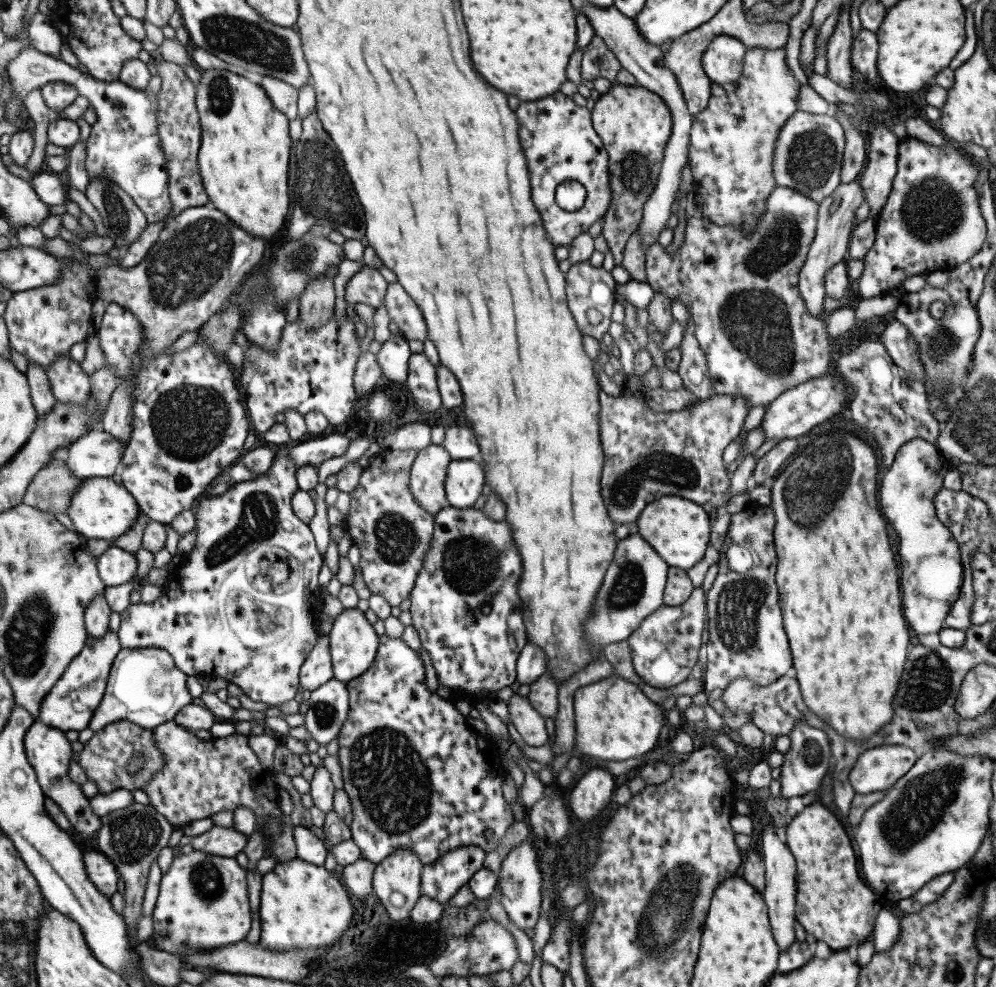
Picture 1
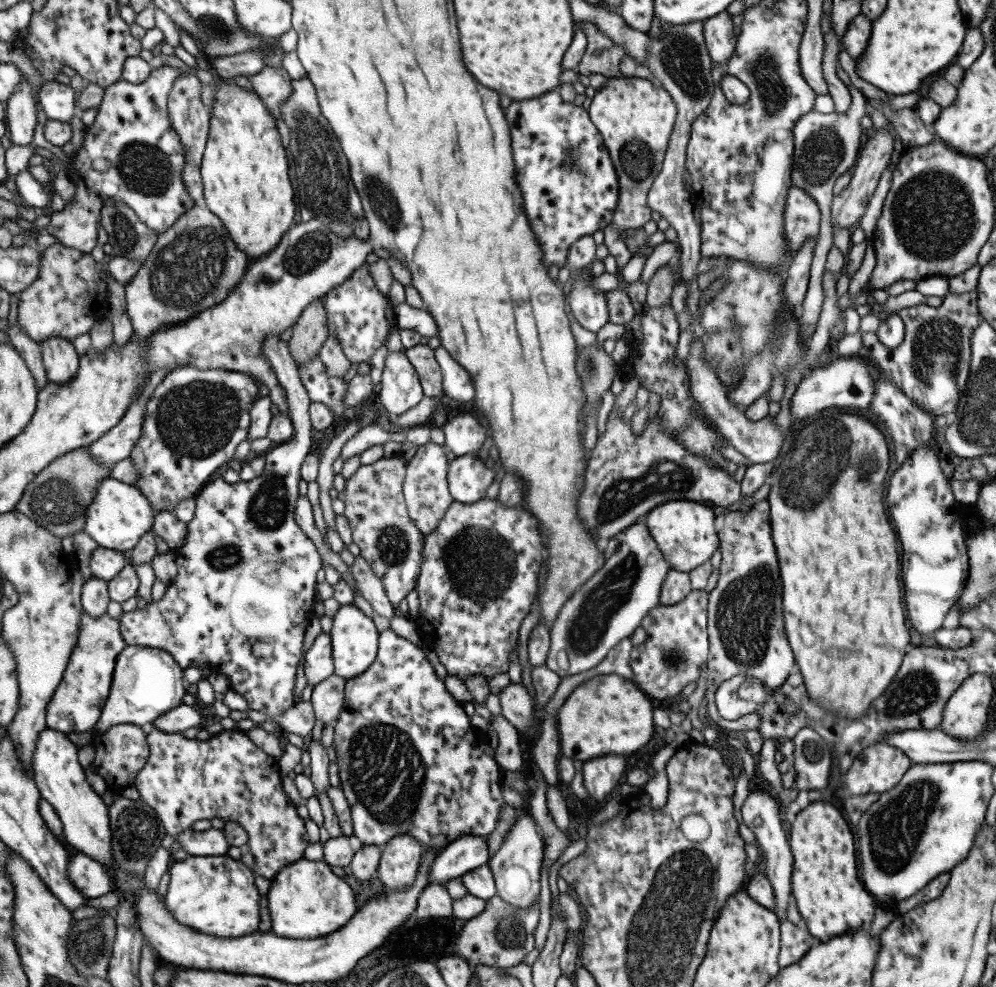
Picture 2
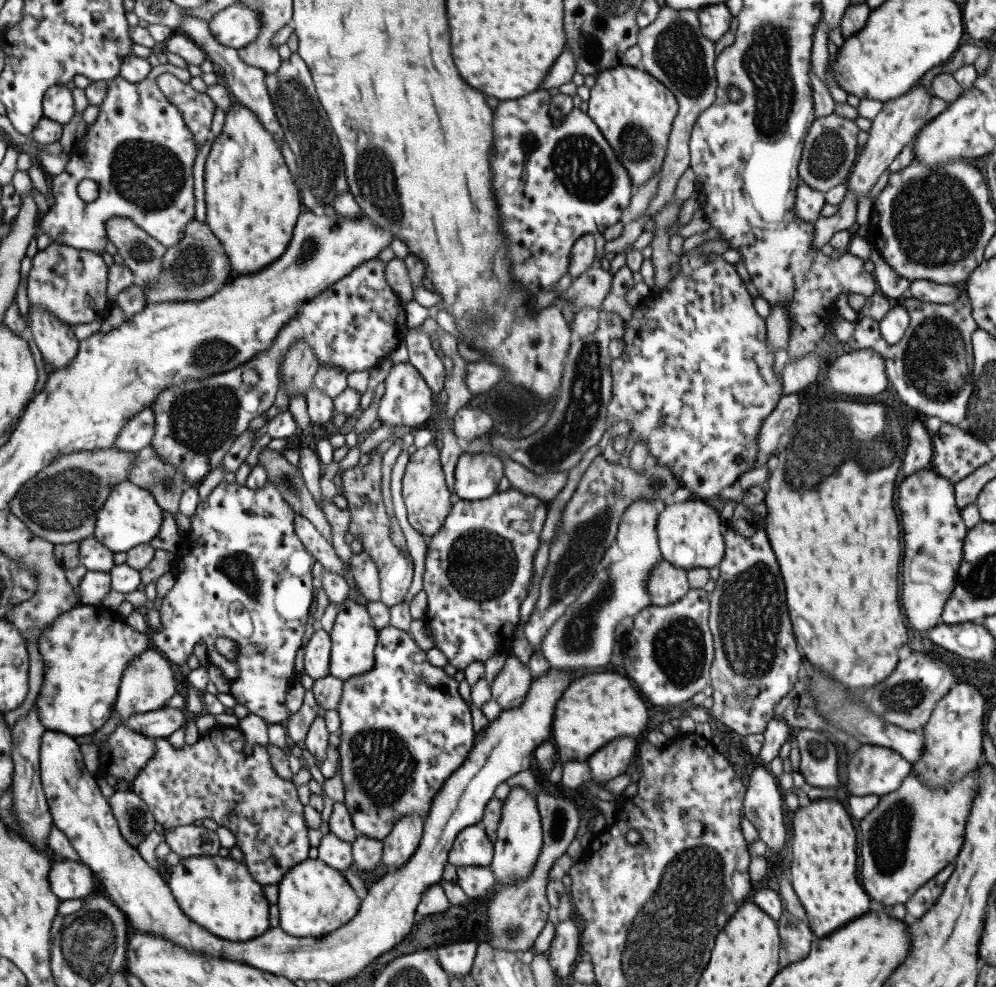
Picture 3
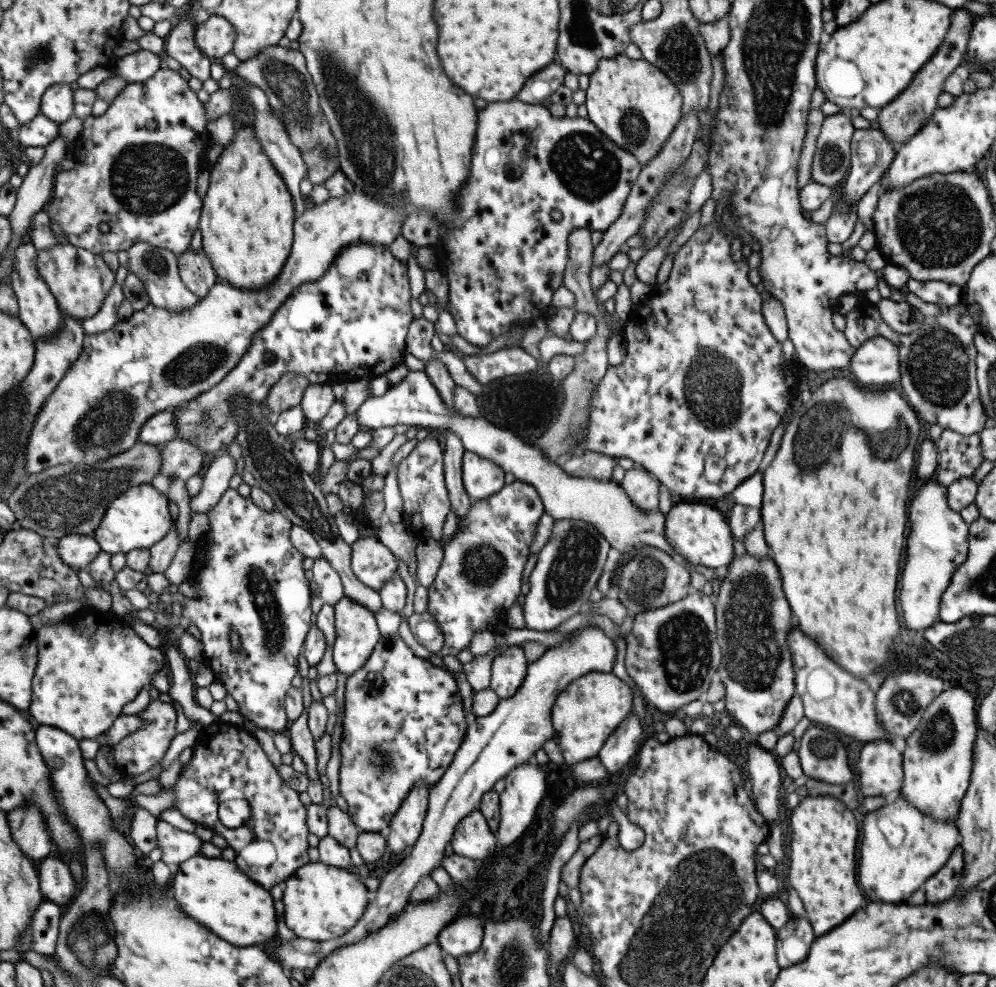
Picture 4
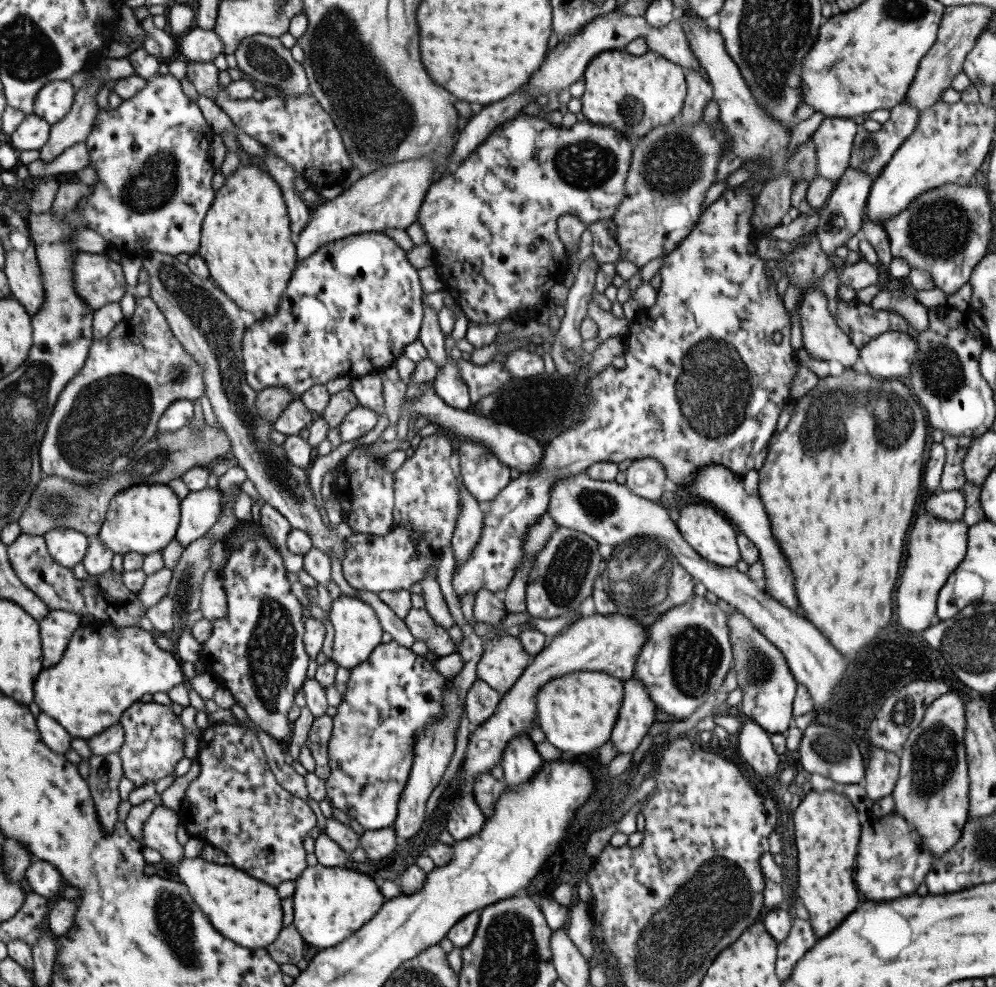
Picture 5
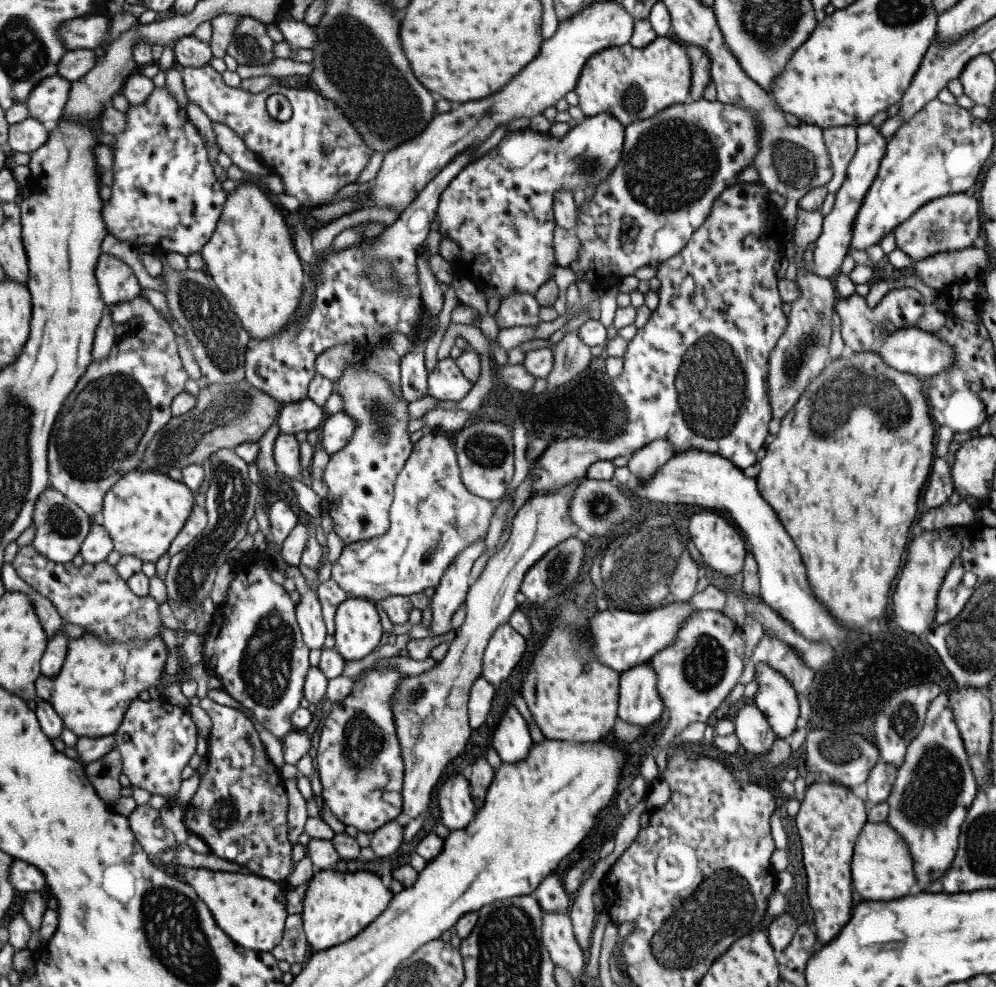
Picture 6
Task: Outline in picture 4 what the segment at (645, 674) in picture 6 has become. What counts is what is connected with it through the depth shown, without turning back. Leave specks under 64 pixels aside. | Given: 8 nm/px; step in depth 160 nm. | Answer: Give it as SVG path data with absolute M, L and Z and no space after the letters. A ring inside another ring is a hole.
M631 712L629 720L623 720L623 724L619 724L605 740L596 758L606 773L617 772L637 754L644 740L640 718Z

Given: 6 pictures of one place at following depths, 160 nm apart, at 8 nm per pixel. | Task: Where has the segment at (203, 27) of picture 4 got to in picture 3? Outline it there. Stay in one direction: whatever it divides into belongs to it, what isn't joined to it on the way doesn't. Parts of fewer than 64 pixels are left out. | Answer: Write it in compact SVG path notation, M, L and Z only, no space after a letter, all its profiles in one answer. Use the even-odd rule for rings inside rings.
M242 2L212 14L207 23L209 34L219 44L236 49L256 39L261 28L256 10Z

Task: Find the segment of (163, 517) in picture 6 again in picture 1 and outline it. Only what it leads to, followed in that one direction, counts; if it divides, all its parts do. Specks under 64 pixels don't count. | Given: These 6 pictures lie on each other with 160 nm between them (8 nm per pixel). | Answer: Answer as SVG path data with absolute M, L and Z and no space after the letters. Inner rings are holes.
M91 477L82 479L79 488L71 497L66 515L70 518L77 535L85 540L103 538L112 544L134 525L138 517L138 506L122 483L116 483L111 477Z

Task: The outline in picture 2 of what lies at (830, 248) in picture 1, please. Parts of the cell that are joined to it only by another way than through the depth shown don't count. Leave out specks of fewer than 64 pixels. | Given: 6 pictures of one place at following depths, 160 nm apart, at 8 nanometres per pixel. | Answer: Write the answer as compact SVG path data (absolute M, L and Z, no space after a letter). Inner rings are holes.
M887 129L875 130L875 134L871 138L869 137L858 150L848 185L832 198L830 206L830 226L832 228L834 225L847 228L859 222L861 215L867 208L869 199L872 197L879 177L888 166L891 150L893 150L893 135Z

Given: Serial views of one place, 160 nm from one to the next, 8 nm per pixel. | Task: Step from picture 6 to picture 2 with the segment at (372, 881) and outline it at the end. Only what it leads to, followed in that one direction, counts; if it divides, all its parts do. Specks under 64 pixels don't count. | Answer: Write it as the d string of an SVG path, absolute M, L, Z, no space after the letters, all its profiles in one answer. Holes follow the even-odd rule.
M301 858L275 874L265 895L273 934L283 938L316 939L339 930L355 914L353 890L329 868L322 860Z

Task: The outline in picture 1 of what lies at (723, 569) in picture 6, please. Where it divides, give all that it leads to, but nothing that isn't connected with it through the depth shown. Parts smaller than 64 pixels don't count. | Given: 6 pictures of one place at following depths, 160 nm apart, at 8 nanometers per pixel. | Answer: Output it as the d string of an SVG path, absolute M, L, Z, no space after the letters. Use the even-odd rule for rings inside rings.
M665 495L642 507L637 520L634 520L634 531L669 567L687 570L703 558L709 540L710 524L702 505L685 497Z

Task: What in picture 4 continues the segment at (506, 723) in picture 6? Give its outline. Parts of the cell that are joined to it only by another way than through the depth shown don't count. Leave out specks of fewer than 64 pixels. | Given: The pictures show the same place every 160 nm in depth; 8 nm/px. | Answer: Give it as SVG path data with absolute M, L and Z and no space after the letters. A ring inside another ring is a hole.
M534 761L521 764L502 779L505 782L505 788L501 794L498 794L499 825L495 832L497 845L500 847L511 845L531 825L545 791L544 772L538 766Z

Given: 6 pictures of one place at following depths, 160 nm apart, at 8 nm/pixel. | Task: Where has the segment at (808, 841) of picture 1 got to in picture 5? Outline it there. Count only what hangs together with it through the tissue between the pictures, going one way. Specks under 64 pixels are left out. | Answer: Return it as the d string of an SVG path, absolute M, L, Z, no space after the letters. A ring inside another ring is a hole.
M809 791L793 812L795 850L797 850L797 896L809 912L809 924L817 938L824 937L849 912L859 898L853 882L853 862L859 840L857 812L841 793Z

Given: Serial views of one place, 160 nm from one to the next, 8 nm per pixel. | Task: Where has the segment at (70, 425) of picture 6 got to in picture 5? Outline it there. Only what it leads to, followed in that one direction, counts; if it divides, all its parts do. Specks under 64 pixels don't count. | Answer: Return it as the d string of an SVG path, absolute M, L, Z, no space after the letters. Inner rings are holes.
M145 296L145 298L134 298L134 300L135 309L133 315L117 323L116 328L113 328L113 331L111 331L107 337L101 340L92 340L84 360L84 365L80 368L80 371L65 384L63 390L59 393L59 397L55 400L55 405L46 422L44 435L38 446L40 472L42 475L60 476L63 480L68 480L68 482L79 484L80 486L100 482L100 480L104 480L104 478L107 478L110 474L115 476L116 472L119 472L120 469L126 465L125 462L133 458L137 449L141 448L156 433L157 421L169 407L169 404L172 404L175 400L189 400L192 402L203 396L204 384L202 381L202 370L200 370L200 366L194 361L192 355L185 351L185 349L179 345L179 341L171 335L171 331L169 331L166 325L163 314L157 310L156 305L148 296Z

